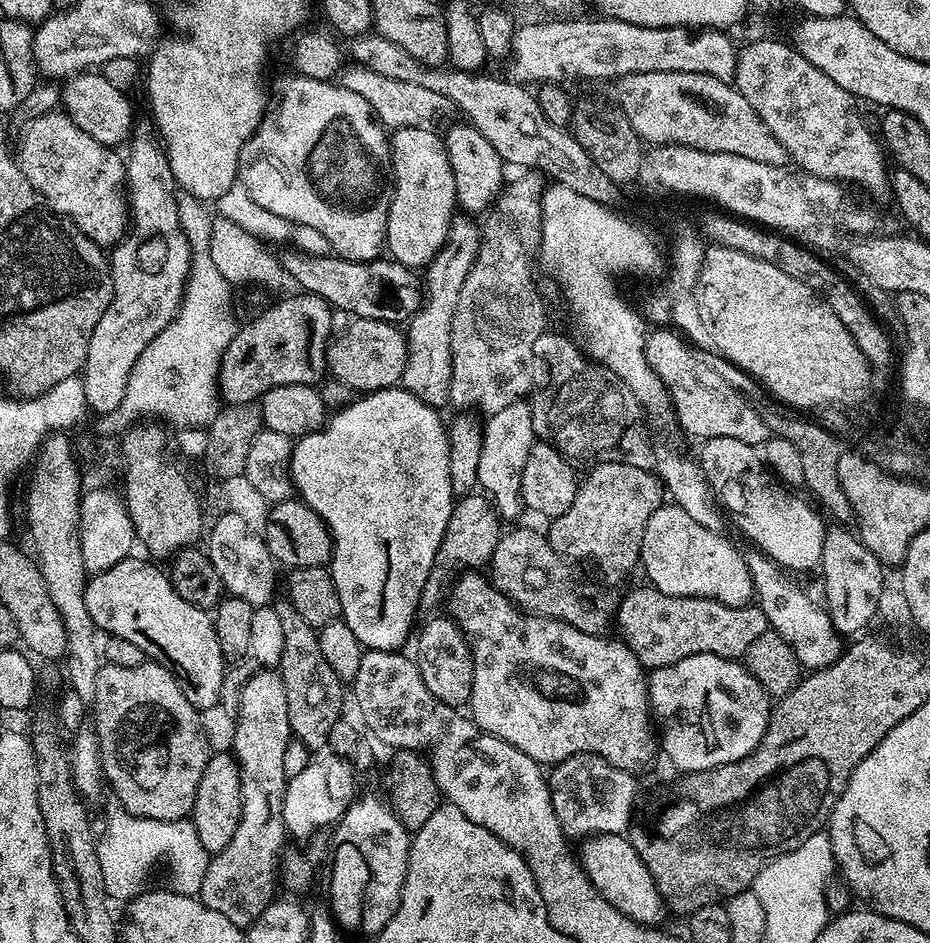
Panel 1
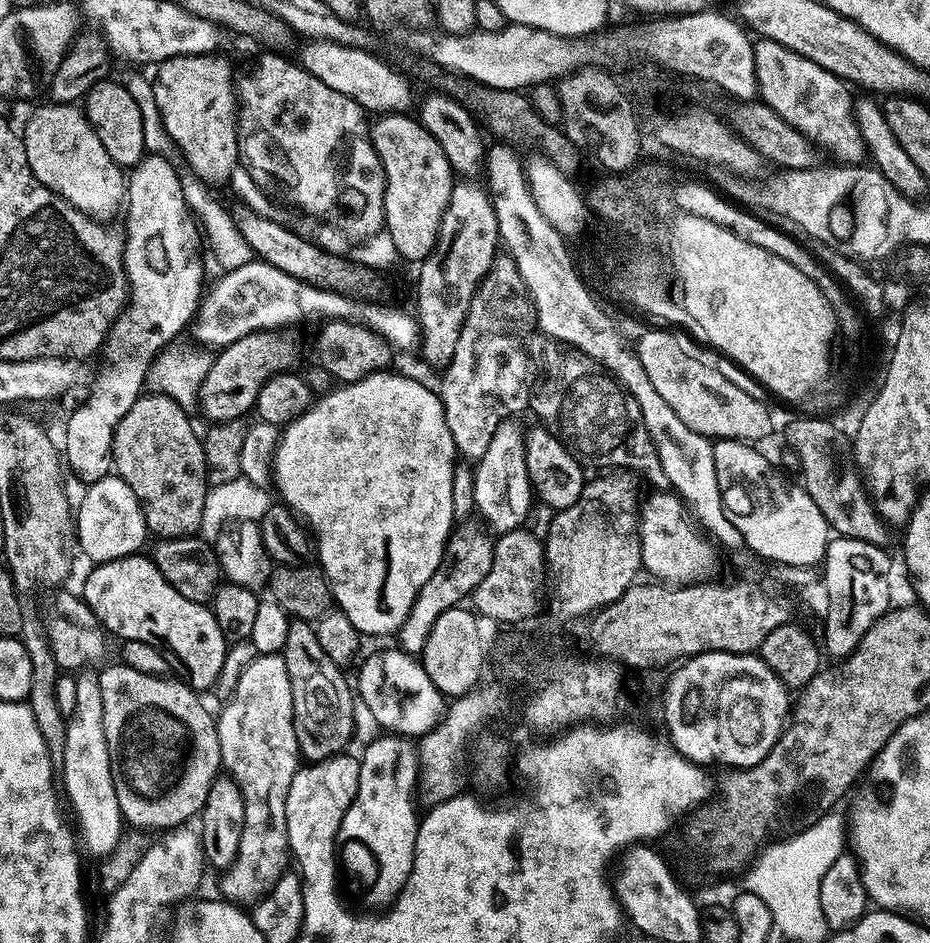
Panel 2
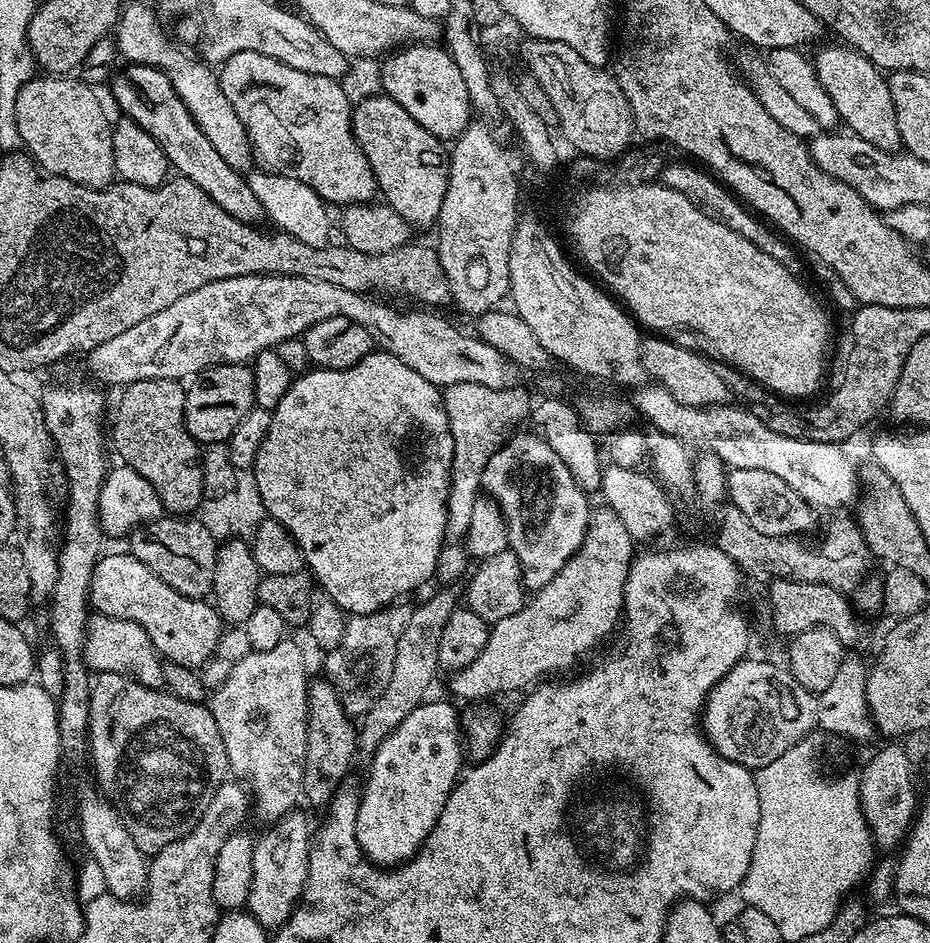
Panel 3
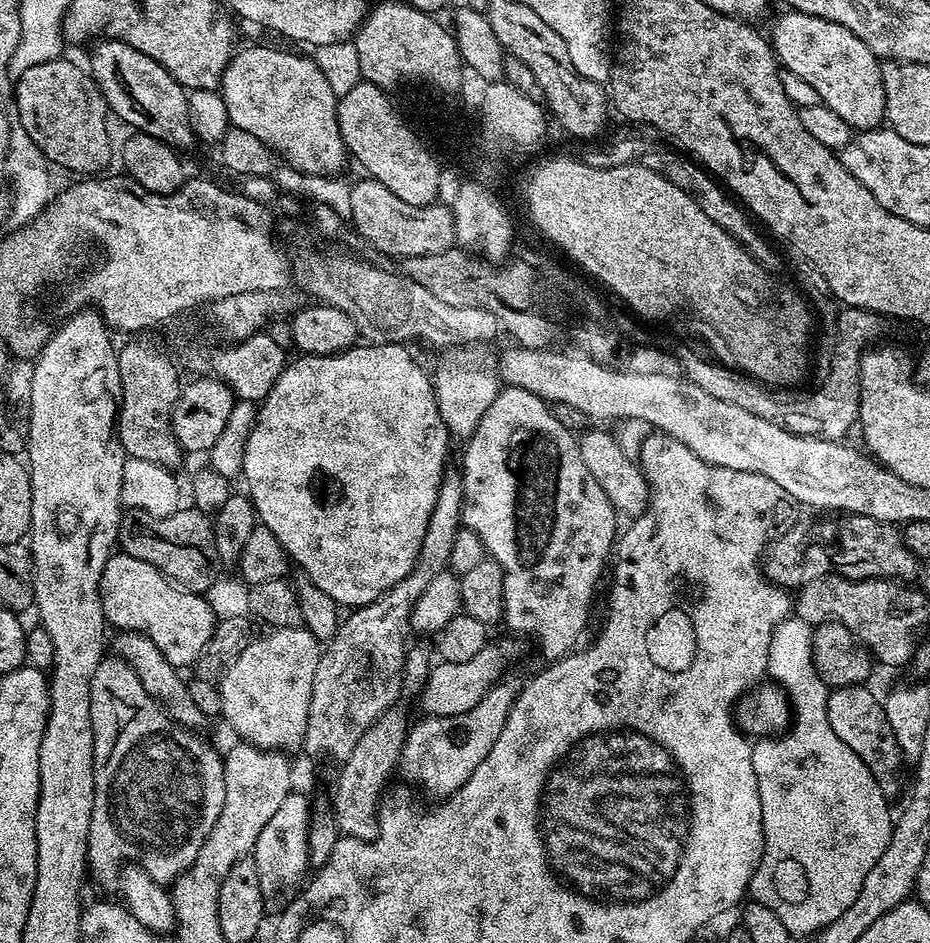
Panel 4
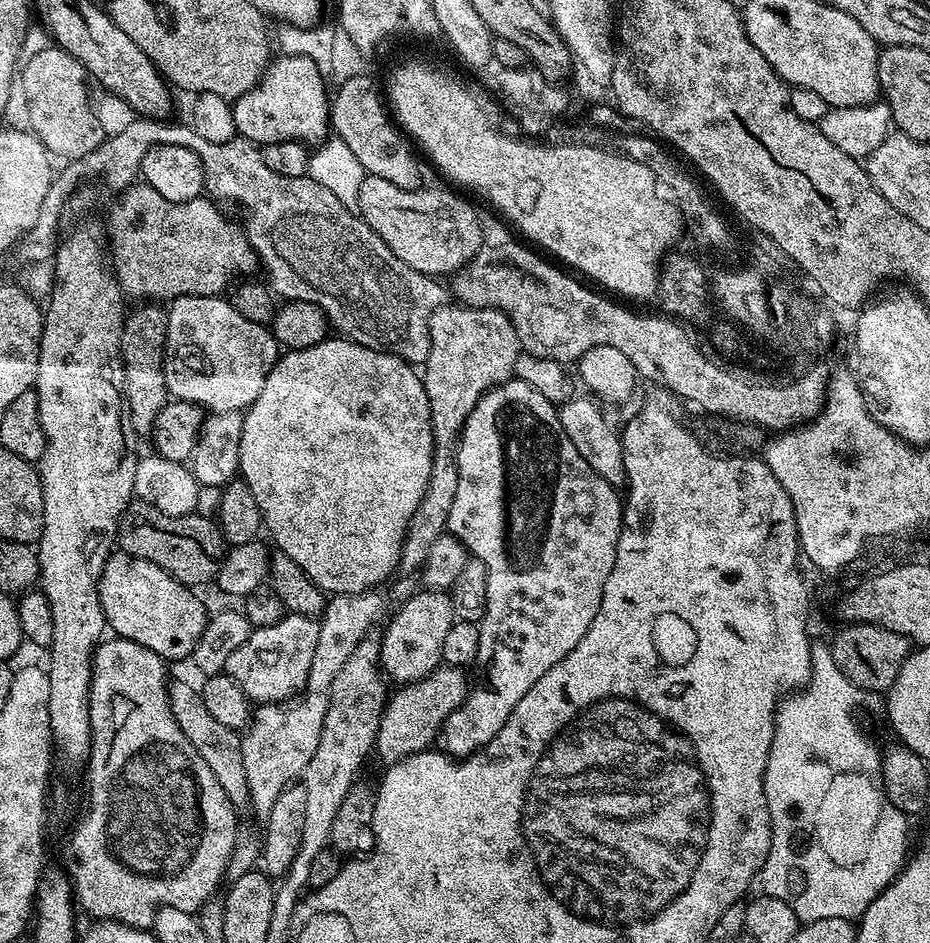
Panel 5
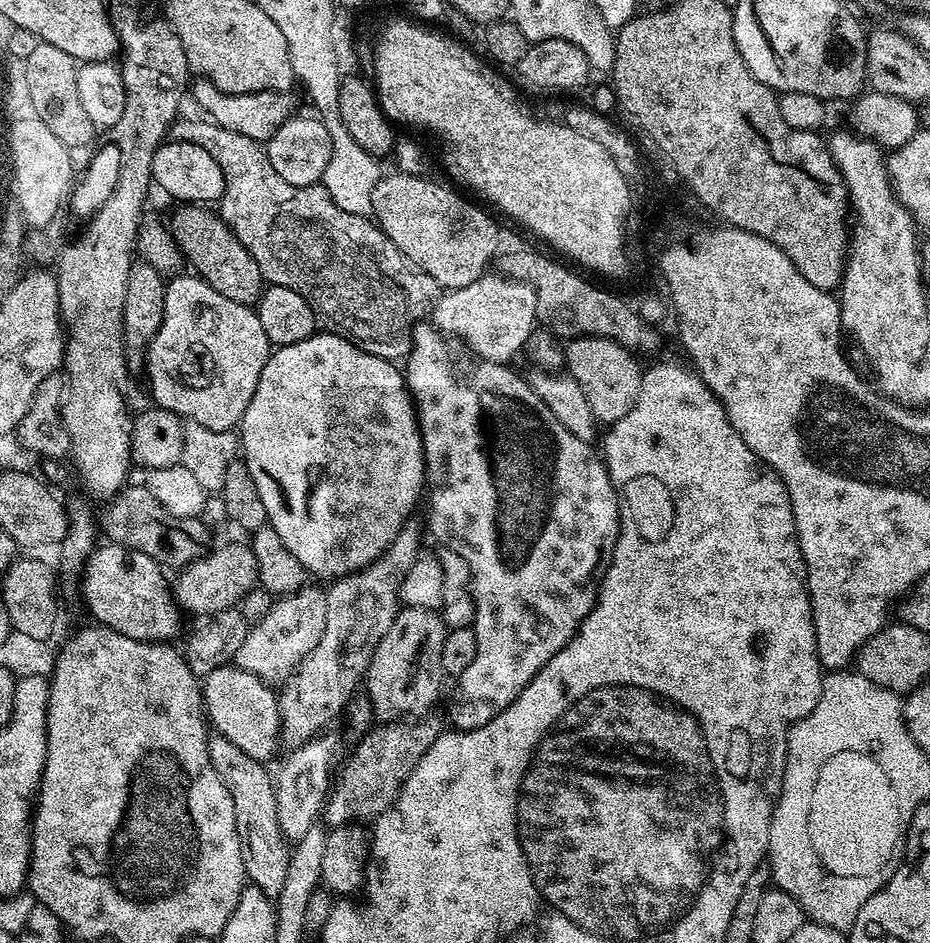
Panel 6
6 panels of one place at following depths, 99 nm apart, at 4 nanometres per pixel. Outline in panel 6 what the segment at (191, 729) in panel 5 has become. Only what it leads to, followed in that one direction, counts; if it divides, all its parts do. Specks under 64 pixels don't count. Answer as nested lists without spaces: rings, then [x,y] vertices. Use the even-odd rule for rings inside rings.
[[[214,734],[209,737],[208,742],[208,753],[210,754],[211,765],[214,766],[215,772],[218,774],[220,779],[222,780],[222,784],[226,787],[226,790],[230,793],[230,798],[233,799],[234,805],[234,822],[238,831],[239,845],[242,846],[242,856],[243,856],[243,866],[245,877],[253,884],[259,886],[260,889],[263,890],[265,894],[270,897],[275,898],[282,890],[283,879],[286,878],[286,871],[289,865],[289,858],[291,856],[291,847],[289,841],[287,841],[284,835],[281,832],[281,826],[278,825],[278,812],[277,812],[277,798],[276,798],[276,789],[273,777],[271,773],[266,772],[265,768],[267,768],[261,761],[254,760],[249,757],[248,754],[243,753],[238,746],[234,745],[234,742],[230,742],[228,738],[225,736]]]

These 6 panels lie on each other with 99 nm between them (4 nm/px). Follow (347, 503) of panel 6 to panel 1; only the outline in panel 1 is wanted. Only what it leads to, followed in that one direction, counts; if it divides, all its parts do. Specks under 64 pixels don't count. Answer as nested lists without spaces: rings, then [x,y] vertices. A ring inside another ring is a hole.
[[[402,386],[380,388],[353,399],[352,403],[333,411],[327,417],[326,423],[315,432],[308,432],[295,441],[292,449],[292,482],[299,499],[309,504],[315,512],[324,519],[328,531],[332,533],[332,559],[330,571],[332,581],[338,590],[342,619],[354,630],[354,638],[363,644],[365,649],[377,652],[391,652],[399,649],[400,643],[408,636],[412,623],[416,620],[416,607],[420,604],[420,595],[424,587],[430,584],[432,569],[436,567],[436,556],[440,552],[440,543],[446,534],[446,526],[450,522],[454,495],[451,488],[449,429],[440,421],[435,407],[422,402],[413,392],[408,392]]]

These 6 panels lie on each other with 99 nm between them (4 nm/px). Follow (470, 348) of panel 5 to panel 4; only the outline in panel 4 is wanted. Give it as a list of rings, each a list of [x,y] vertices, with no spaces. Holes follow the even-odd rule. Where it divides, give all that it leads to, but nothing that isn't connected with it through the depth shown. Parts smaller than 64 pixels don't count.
[[[464,346],[445,351],[436,372],[431,373],[438,414],[442,414],[442,422],[453,441],[467,442],[474,435],[482,414],[486,414],[490,402],[494,402],[496,395],[502,391],[497,369],[493,365],[491,368],[482,357],[472,352],[475,351]]]

